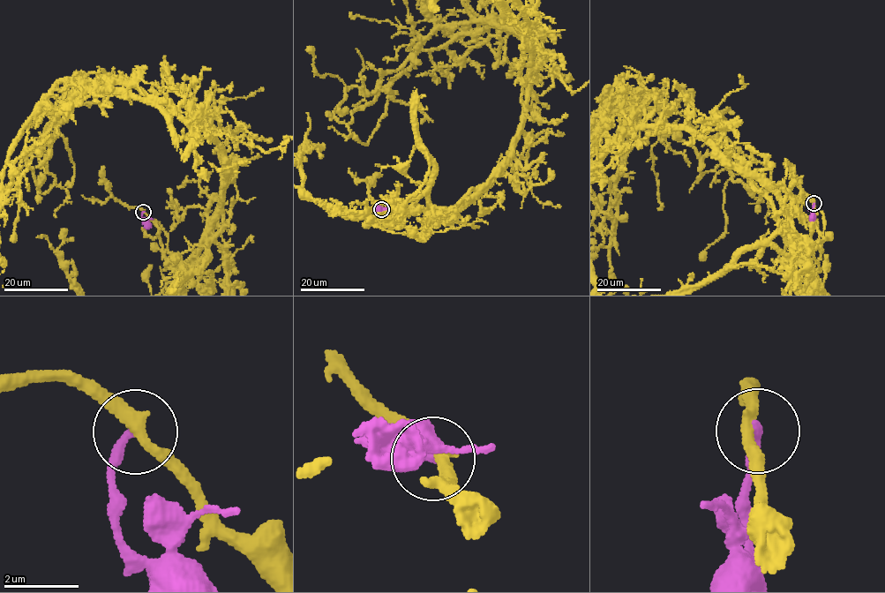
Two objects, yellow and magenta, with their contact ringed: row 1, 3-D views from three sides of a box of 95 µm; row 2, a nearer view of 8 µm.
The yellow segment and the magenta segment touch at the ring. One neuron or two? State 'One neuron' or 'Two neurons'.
Two neurons

